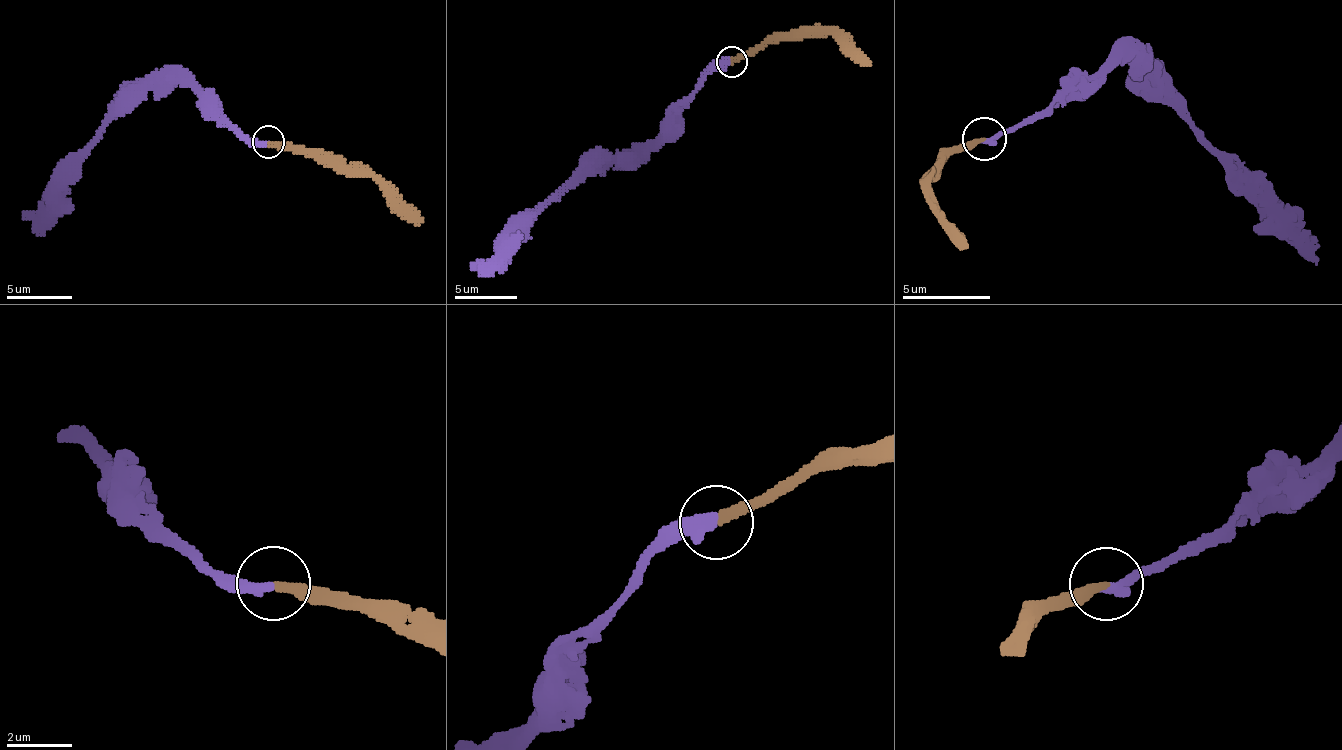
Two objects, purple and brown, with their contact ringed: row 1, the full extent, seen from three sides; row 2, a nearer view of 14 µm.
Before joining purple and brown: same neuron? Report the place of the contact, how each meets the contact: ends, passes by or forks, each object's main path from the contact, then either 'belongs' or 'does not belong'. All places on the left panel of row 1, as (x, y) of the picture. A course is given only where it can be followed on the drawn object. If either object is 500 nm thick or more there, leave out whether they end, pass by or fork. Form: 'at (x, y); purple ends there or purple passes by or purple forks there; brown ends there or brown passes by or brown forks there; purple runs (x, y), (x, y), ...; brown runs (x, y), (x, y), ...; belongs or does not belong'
at (268, 142); purple ends there; brown ends there; purple runs (269, 142), (247, 142), (192, 86), (139, 89), (74, 170), (64, 209), (41, 235); brown runs (269, 142), (300, 146), (306, 153), (338, 156), (350, 169), (367, 169), (422, 221); belongs

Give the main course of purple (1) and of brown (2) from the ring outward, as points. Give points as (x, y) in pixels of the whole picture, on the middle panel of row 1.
1: (732, 61), (720, 61), (710, 70), (657, 138), (632, 153), (604, 156), (528, 222), (512, 251), (485, 276)
2: (732, 61), (762, 48), (768, 42), (799, 39), (810, 33), (842, 33), (870, 65)

